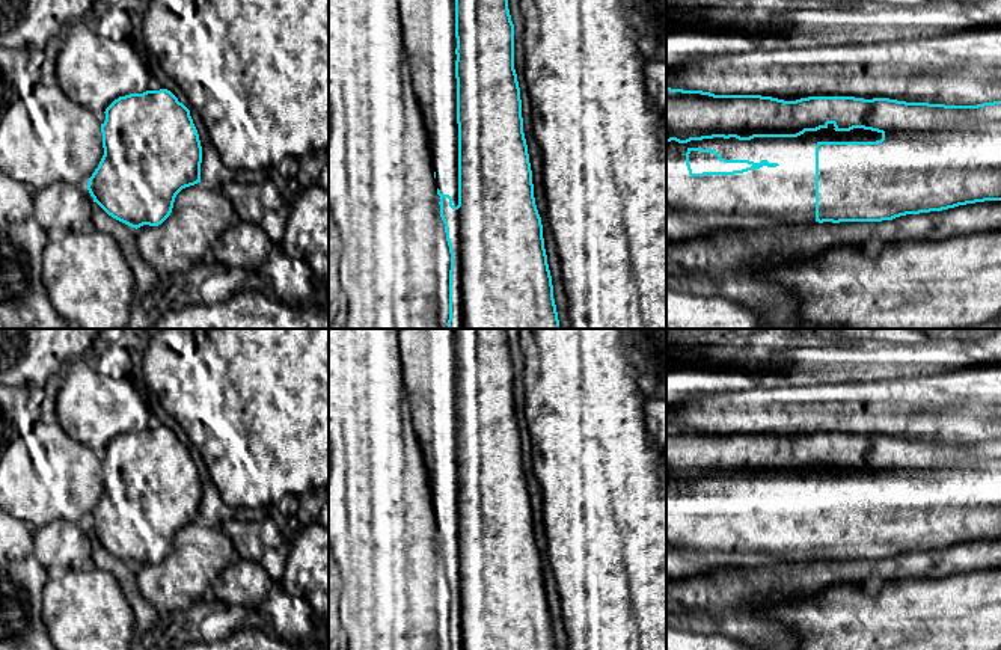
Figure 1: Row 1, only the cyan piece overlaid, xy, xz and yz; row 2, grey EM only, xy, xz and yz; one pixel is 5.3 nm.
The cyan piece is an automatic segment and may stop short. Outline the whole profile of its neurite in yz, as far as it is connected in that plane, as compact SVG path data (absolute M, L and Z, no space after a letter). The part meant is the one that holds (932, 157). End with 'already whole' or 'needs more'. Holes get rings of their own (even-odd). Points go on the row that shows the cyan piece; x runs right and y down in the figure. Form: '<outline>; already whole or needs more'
M666 87L666 207L745 223L808 225L814 222L882 222L984 201L1001 201L1001 101L977 106L855 97L808 97L784 101L761 95L715 95L703 90Z; needs more

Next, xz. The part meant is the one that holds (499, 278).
M399 0L399 17L451 253L446 329L561 329L523 133L508 0Z; needs more

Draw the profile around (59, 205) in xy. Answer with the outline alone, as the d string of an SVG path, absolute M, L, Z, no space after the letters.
M54 182L45 189L32 189L33 214L38 223L53 235L62 234L72 223L92 222L92 204L86 185Z

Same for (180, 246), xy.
M197 182L176 195L172 213L161 225L143 225L136 229L139 253L161 276L182 281L207 264L219 237L240 220L237 199L231 192Z

